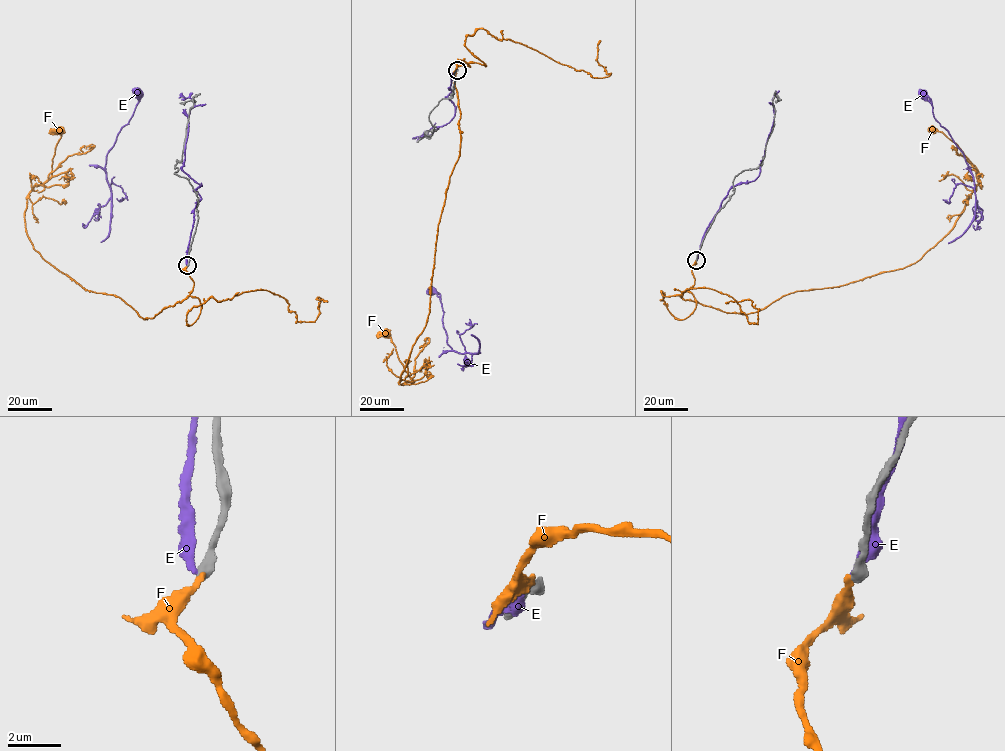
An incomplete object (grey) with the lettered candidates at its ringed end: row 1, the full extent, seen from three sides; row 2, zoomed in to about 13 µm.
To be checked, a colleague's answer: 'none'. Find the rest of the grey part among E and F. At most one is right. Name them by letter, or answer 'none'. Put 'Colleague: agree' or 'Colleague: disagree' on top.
Colleague: agree
none

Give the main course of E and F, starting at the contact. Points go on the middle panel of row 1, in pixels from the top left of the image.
E: (456, 70), (447, 97), (454, 106), (453, 119), (428, 136), (426, 131), (417, 141), (432, 292)
F: (457, 69), (470, 66), (456, 63), (459, 154), (429, 311), (399, 381), (411, 384), (389, 337), (376, 336)

